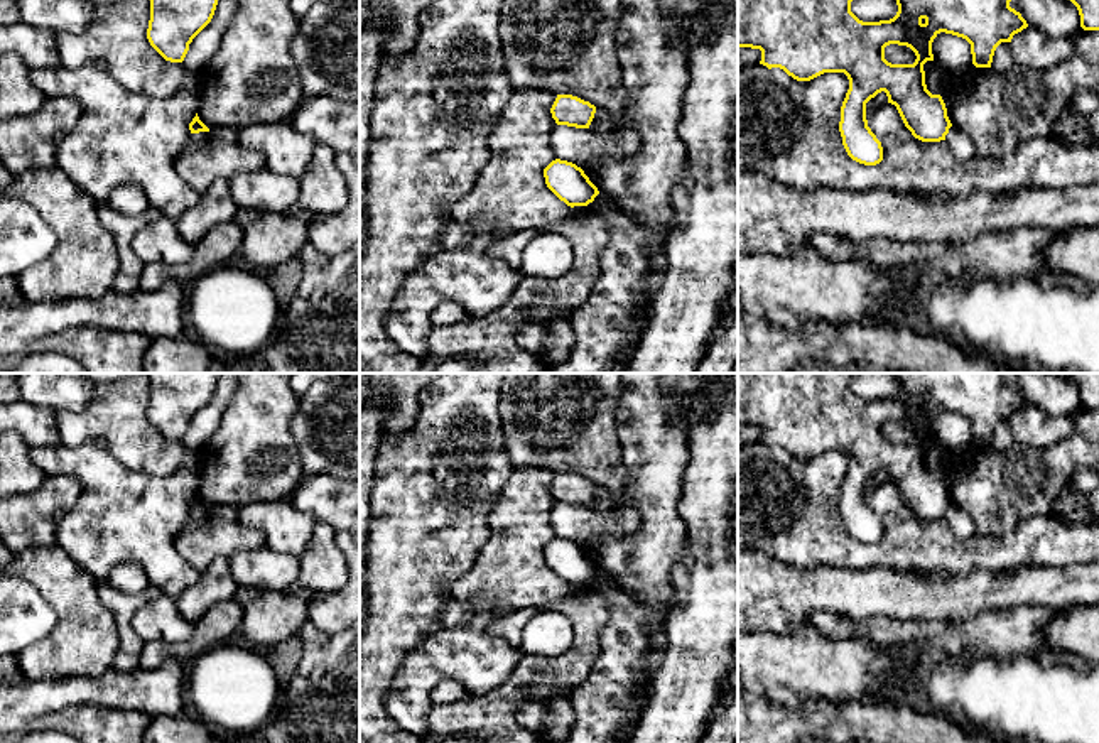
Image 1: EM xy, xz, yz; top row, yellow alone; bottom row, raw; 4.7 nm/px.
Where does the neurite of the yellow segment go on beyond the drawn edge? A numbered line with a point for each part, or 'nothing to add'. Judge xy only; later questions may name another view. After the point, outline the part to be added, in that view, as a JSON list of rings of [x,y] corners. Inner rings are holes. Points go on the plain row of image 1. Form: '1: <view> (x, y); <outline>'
nothing to add

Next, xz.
nothing to add

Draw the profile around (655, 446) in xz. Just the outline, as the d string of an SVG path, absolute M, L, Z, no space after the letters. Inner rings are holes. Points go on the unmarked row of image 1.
M620 373L620 382L616 434L626 466L625 503L640 515L640 527L625 539L599 535L594 564L648 608L648 701L652 679L669 647L667 618L679 603L672 572L689 559L679 503L690 461L690 429L672 415L660 373Z

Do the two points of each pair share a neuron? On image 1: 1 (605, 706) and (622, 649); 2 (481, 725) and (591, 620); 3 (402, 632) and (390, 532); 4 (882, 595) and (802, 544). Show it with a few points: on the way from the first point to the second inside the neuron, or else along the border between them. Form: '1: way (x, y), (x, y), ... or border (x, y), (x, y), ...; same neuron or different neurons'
1: way (611, 693), (622, 662); same neuron
2: way (512, 691), (517, 683), (556, 674), (576, 654); same neuron
3: way (402, 607), (402, 558); same neuron
4: border (878, 564), (868, 568), (799, 568); different neurons

